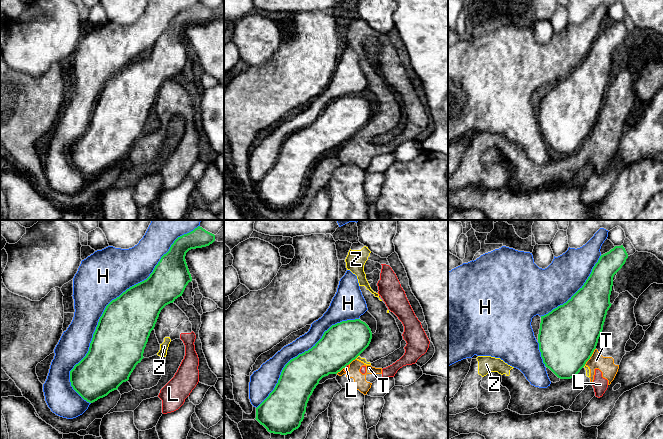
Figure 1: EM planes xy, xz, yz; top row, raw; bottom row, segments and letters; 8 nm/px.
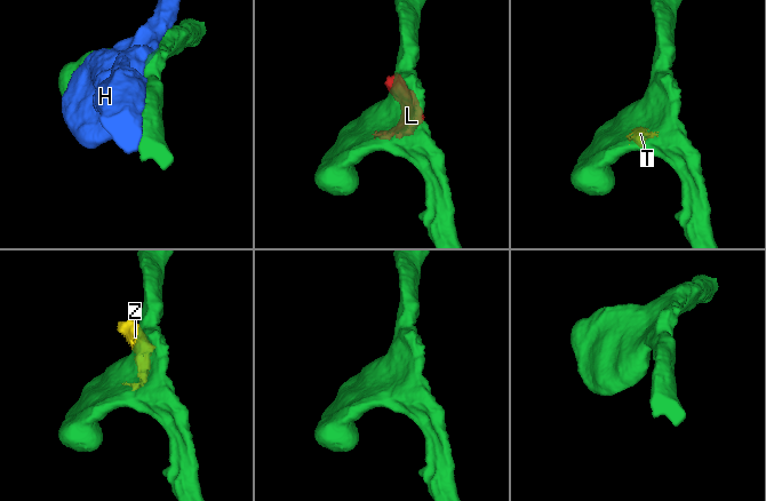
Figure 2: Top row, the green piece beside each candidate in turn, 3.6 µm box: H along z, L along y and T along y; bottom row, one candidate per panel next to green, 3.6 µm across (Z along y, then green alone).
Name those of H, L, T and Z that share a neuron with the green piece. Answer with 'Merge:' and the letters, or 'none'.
Merge: none

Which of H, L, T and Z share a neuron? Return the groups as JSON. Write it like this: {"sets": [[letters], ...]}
{"sets": [["H"], ["L", "T", "Z"]]}

